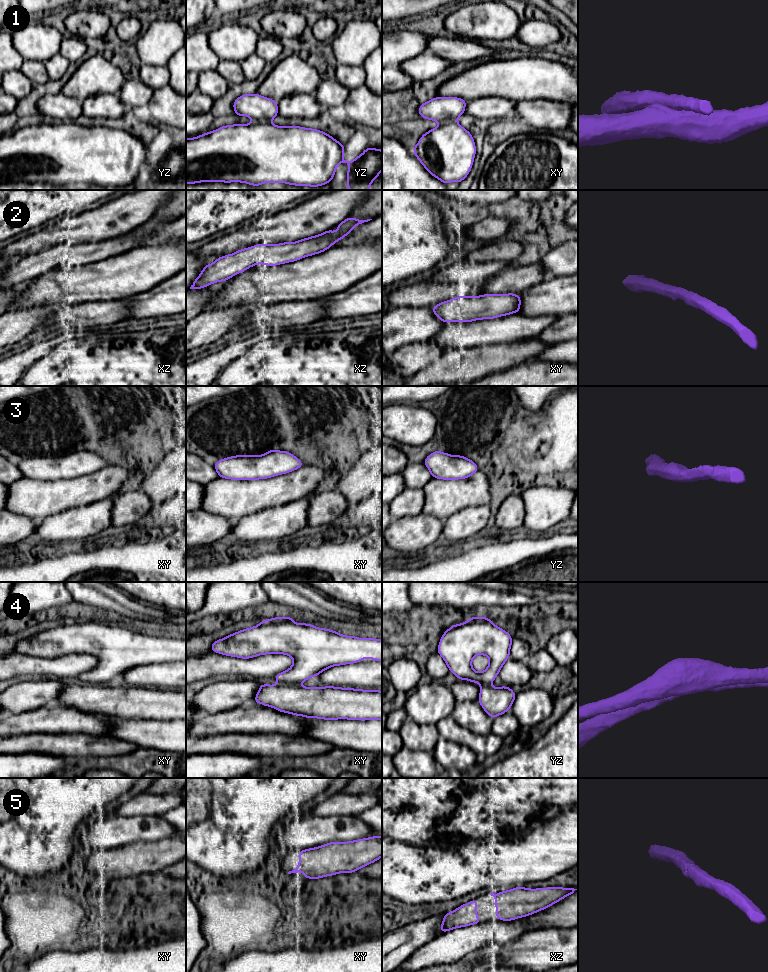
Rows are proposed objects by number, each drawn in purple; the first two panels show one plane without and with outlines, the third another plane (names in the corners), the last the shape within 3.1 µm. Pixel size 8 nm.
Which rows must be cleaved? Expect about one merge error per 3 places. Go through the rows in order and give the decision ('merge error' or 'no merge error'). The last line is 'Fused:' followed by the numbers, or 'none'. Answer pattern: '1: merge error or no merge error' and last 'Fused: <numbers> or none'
1: merge error
2: no merge error
3: no merge error
4: merge error
5: no merge error
Fused: 1, 4

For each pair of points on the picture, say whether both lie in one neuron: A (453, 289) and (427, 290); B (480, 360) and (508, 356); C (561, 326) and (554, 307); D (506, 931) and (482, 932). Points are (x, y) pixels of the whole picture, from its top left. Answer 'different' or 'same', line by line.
A: same
B: same
C: different
D: same

